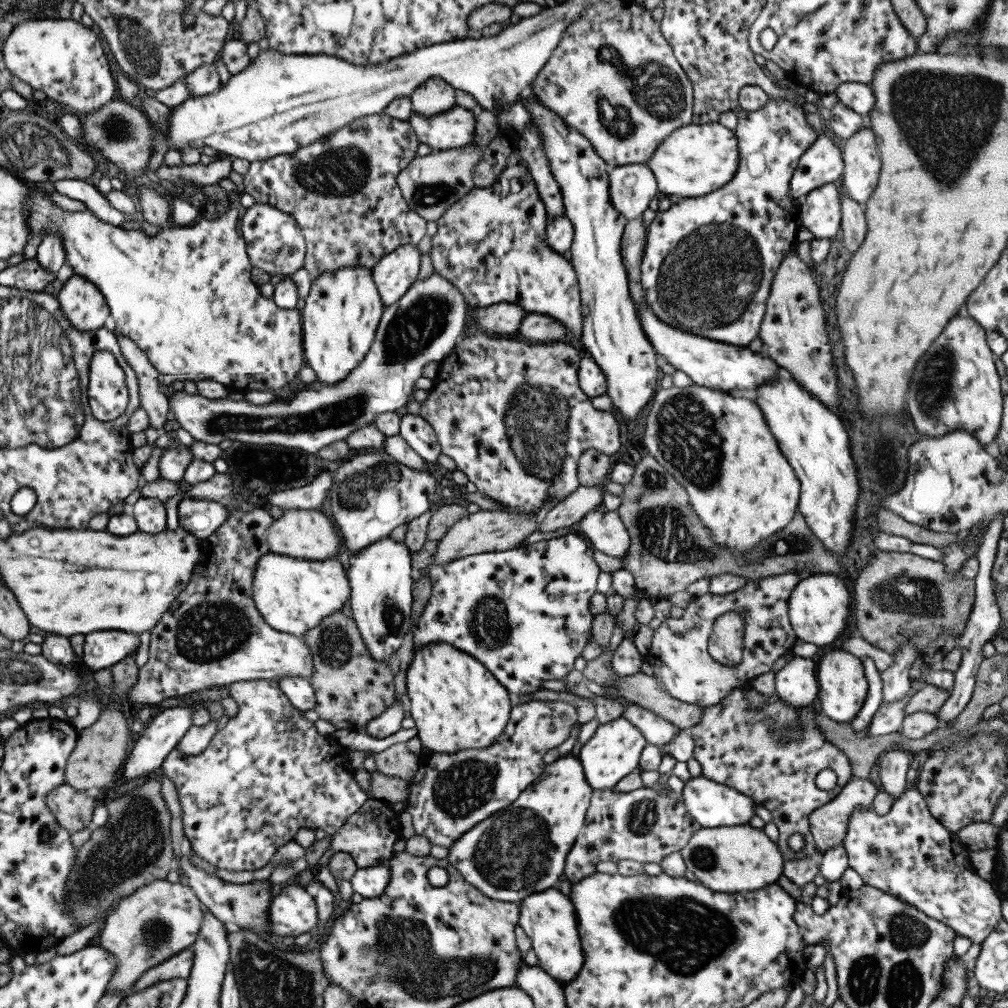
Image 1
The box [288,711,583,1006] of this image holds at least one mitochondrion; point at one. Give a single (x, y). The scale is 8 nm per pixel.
(400, 951)

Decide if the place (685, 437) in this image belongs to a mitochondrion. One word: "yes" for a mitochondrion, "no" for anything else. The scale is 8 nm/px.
yes

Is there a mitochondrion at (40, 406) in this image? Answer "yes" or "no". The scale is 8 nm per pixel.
yes

